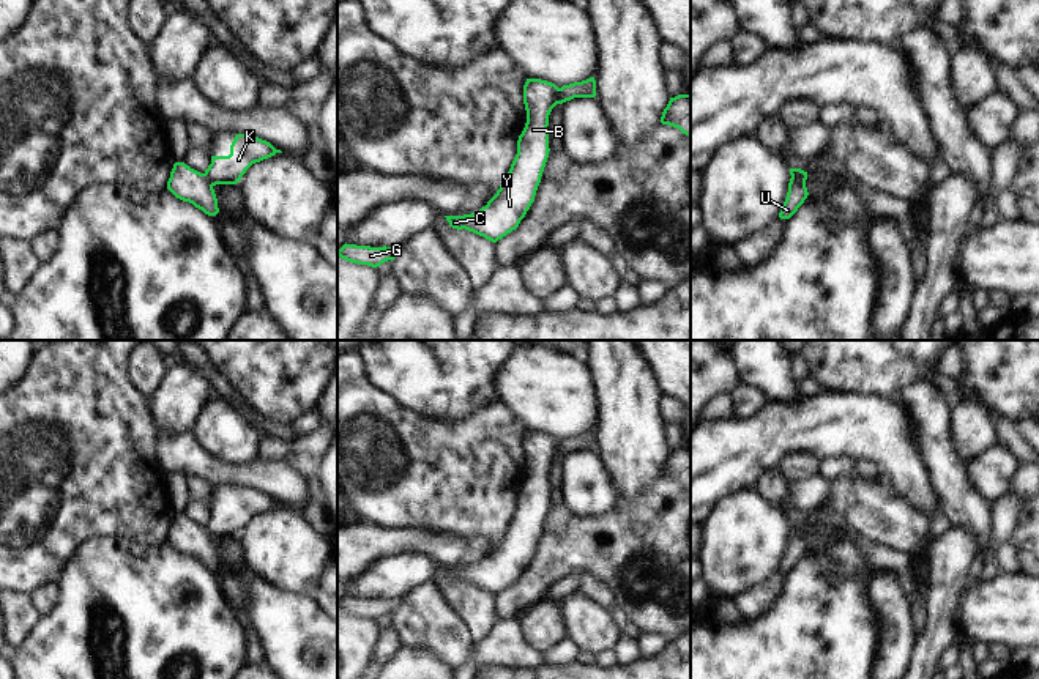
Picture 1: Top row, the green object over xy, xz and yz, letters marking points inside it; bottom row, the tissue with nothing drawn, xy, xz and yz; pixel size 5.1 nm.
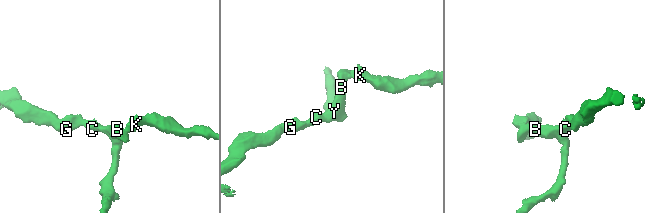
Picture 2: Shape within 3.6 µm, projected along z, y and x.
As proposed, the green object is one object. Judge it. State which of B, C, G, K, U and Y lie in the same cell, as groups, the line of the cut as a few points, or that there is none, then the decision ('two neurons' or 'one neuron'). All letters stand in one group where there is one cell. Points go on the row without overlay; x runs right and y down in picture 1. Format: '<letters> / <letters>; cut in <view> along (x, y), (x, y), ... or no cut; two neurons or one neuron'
B C G U Y / K; cut in xz along (560, 441), (557, 456); two neurons

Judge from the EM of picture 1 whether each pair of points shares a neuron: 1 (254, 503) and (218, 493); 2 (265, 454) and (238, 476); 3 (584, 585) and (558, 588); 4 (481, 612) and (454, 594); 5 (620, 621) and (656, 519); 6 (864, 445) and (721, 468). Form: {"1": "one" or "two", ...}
{"1": "one", "2": "two", "3": "two", "4": "one", "5": "two", "6": "one"}

